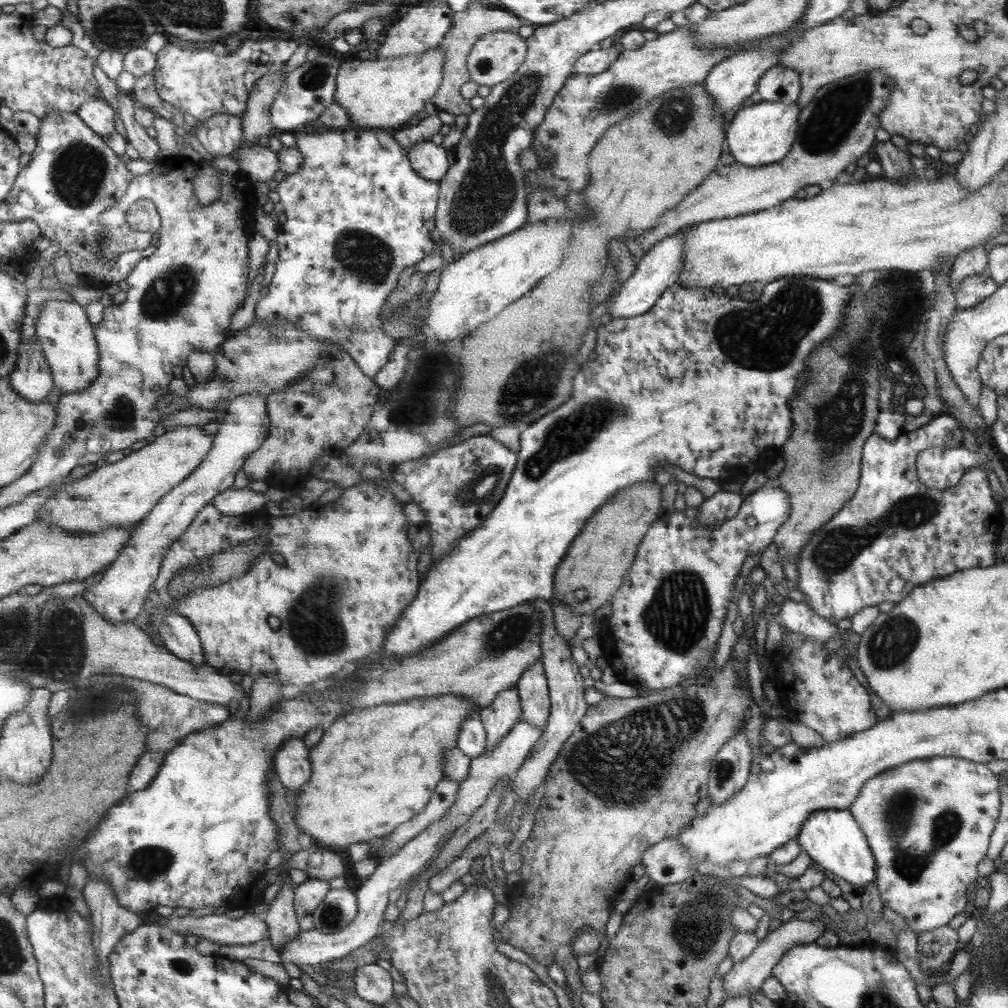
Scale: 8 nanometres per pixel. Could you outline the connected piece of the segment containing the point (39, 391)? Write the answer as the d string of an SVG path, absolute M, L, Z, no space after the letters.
M36 339L34 346L23 341L17 371L9 377L12 387L27 401L41 402L56 387L44 348Z

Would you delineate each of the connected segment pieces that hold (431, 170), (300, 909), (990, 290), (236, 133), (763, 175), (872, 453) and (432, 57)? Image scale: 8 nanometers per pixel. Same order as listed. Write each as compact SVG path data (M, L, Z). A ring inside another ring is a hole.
M431 141L418 142L408 150L408 155L412 167L426 179L441 182L447 174L445 170L449 164L443 146L437 146Z
M308 878L296 887L295 908L303 931L314 929L317 907L329 894L329 881Z
M984 273L965 276L954 292L957 310L972 310L983 299L991 297L997 287L995 281Z
M218 114L198 124L195 135L206 151L215 158L234 157L243 142L242 117Z
M857 71L855 75L825 84L812 96L811 102L800 109L796 140L779 163L764 167L746 167L741 163L717 164L699 187L665 212L656 227L639 234L635 241L639 243L643 254L665 236L671 236L683 227L764 211L791 199L805 186L830 185L848 164L867 154L877 142L875 130L880 126L879 113L888 104L893 85L881 71Z
M945 414L933 416L929 422L921 425L921 428L907 432L907 434L902 432L897 438L892 440L880 437L875 433L869 435L868 439L865 439L864 456L861 459L859 486L856 488L855 494L844 504L845 506L829 520L829 522L823 523L817 530L812 532L811 539L807 540L807 544L800 548L800 554L796 558L797 583L793 586L803 594L803 598L805 598L804 603L808 605L809 608L812 608L813 612L818 613L826 621L830 621L832 624L836 625L837 622L843 620L843 618L850 619L853 614L859 612L859 610L865 608L865 606L877 606L880 602L885 601L894 603L899 602L912 591L913 587L949 576L952 572L968 568L985 568L987 566L995 565L993 542L995 542L995 538L1000 538L999 534L1003 524L1003 516L1001 516L1001 510L999 510L999 506L997 506L998 502L993 500L993 494L991 494L991 490L989 490L989 486L987 486L987 480L985 480L983 471L977 470L977 468L969 470L969 472L962 476L960 482L957 483L955 487L949 487L948 489L943 490L923 486L921 480L916 475L915 462L917 455L919 455L921 451L933 446L955 448L962 444L961 442L963 442L961 430L957 426L954 418ZM891 578L903 580L904 586L899 592L890 592L889 588L887 588L887 584L889 584Z
M431 48L423 54L375 60L354 59L342 63L338 76L336 102L347 111L354 128L395 132L409 126L409 120L421 112L440 90L444 79L444 52Z

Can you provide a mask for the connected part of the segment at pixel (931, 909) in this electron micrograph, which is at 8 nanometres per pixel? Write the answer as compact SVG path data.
M957 757L912 760L908 763L900 764L899 767L890 768L888 771L881 772L880 775L873 776L872 779L869 779L864 784L860 794L856 796L856 799L853 800L851 806L848 808L848 811L852 813L852 817L860 825L866 836L869 849L872 850L873 857L875 858L875 884L877 884L882 906L904 918L904 921L916 934L932 931L934 928L946 925L953 918L953 914L956 915L956 913L962 912L967 900L965 893L978 877L976 871L977 863L987 856L987 844L991 843L989 834L992 834L991 830L994 830L996 826L997 816L1000 816L1000 790L997 790L998 783L996 776L984 764L975 763L970 760Z

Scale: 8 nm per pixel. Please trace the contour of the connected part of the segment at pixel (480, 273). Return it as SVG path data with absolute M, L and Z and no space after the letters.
M532 222L527 228L467 251L444 268L439 277L438 289L429 301L426 330L432 331L441 342L466 338L471 330L521 298L539 278L559 266L563 258L561 242L567 242L565 238L567 232L557 224L549 228L543 222Z

